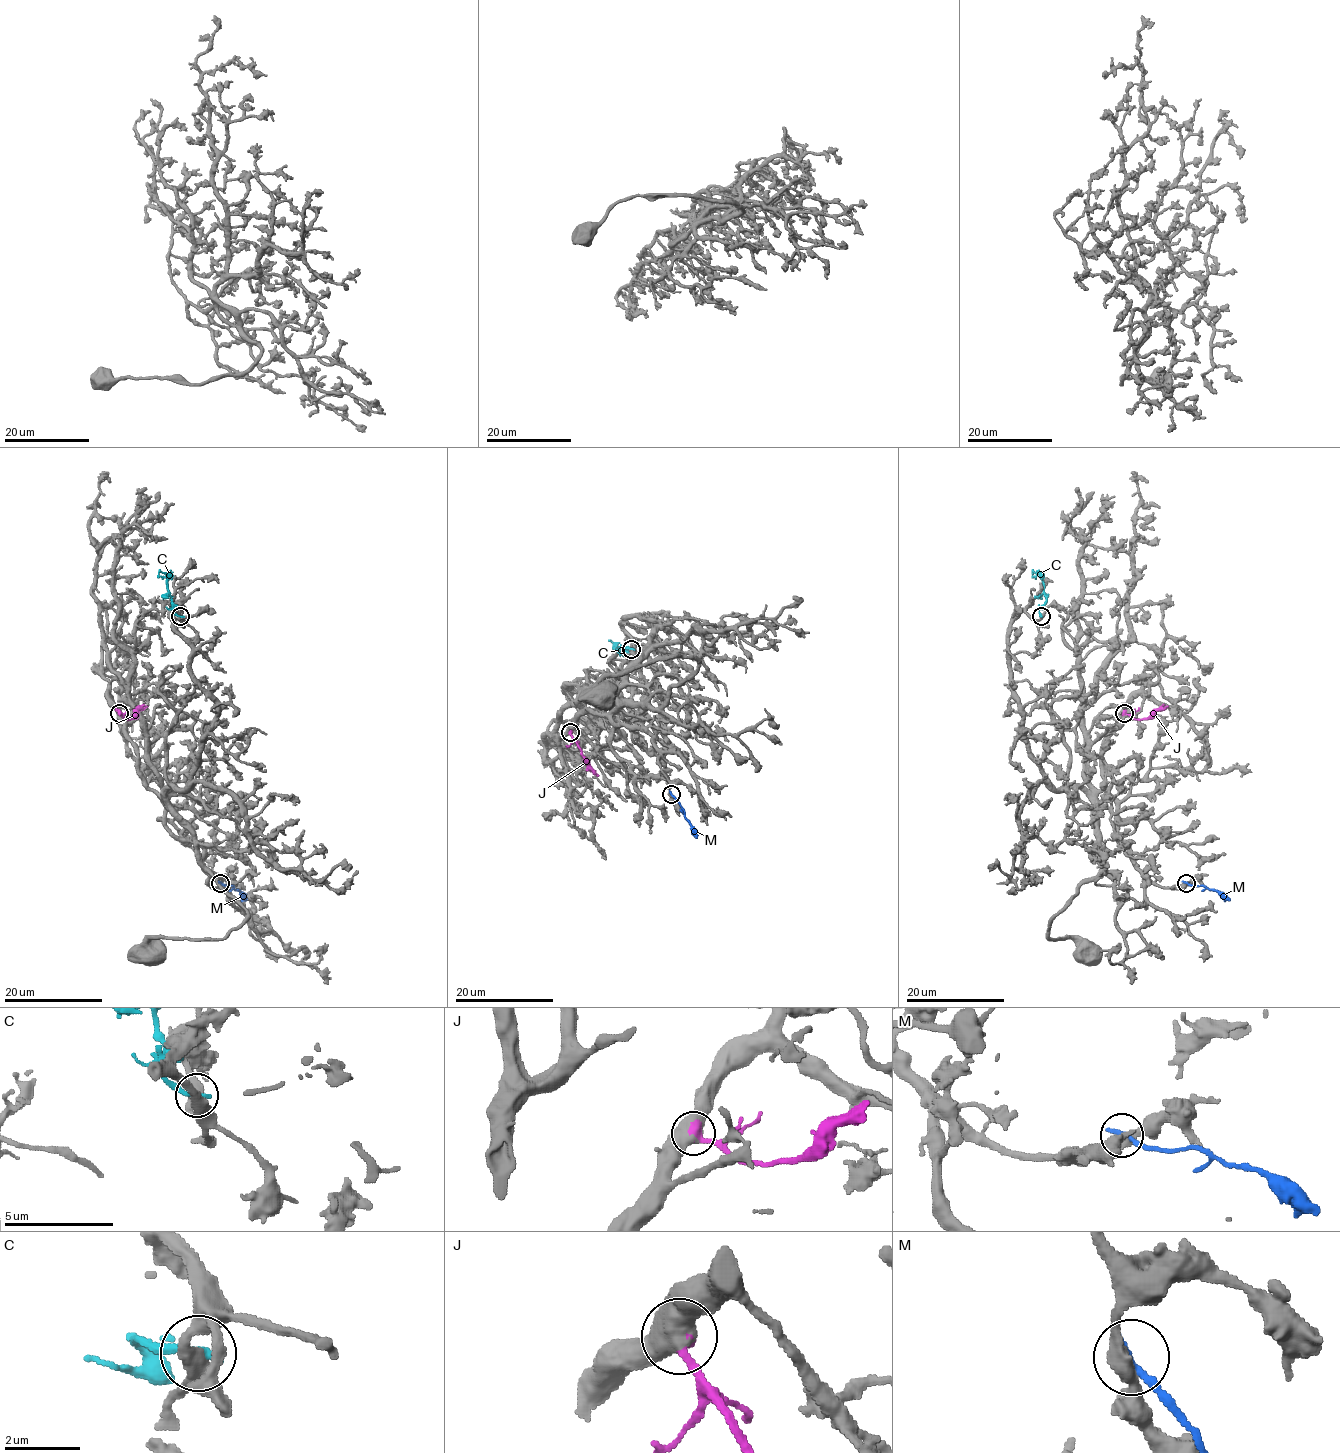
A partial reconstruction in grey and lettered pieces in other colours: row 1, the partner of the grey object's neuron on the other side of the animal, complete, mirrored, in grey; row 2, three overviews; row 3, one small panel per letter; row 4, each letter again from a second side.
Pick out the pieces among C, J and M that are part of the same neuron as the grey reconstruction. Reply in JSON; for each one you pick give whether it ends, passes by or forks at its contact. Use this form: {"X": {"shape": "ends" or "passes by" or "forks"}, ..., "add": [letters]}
{"J": {"shape": "ends"}, "add": ["J"]}

